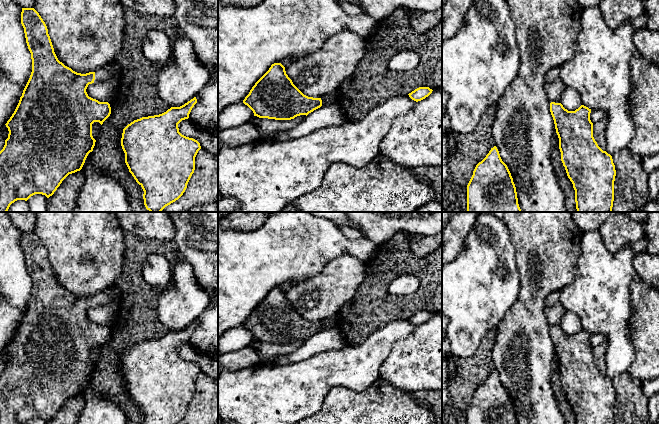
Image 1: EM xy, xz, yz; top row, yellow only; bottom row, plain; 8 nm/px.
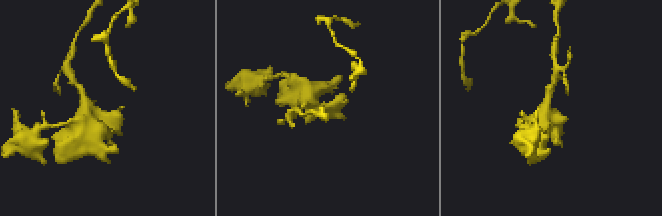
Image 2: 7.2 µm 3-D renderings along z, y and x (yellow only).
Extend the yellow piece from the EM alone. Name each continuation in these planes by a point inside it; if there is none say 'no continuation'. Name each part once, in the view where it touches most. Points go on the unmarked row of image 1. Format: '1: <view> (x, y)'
1: xy (106, 296)

